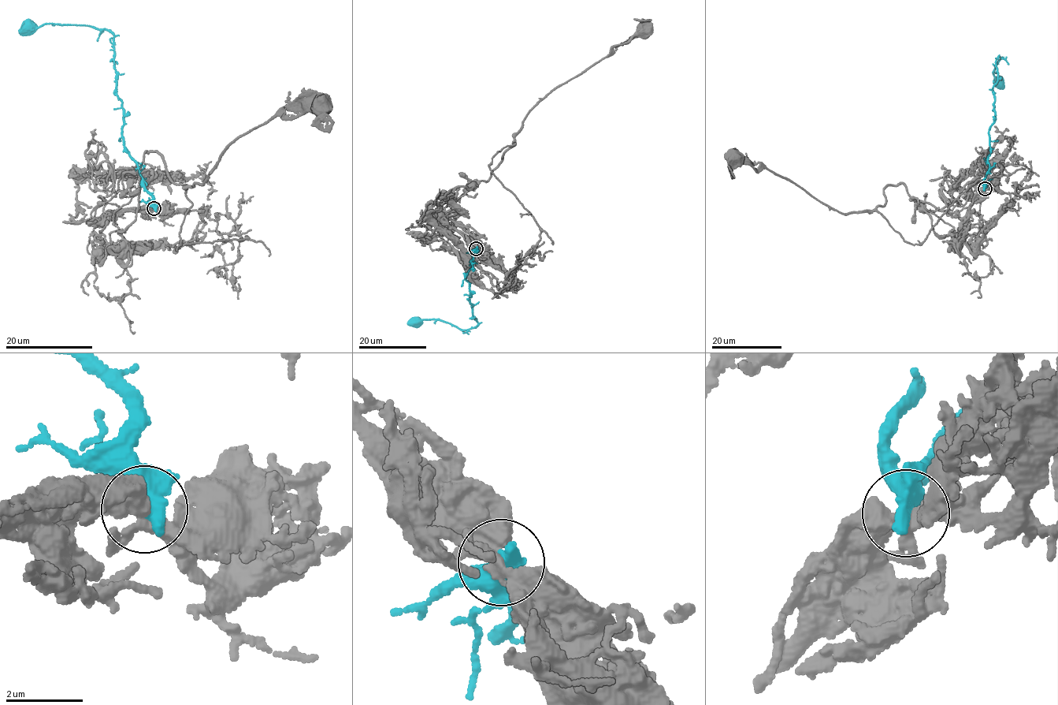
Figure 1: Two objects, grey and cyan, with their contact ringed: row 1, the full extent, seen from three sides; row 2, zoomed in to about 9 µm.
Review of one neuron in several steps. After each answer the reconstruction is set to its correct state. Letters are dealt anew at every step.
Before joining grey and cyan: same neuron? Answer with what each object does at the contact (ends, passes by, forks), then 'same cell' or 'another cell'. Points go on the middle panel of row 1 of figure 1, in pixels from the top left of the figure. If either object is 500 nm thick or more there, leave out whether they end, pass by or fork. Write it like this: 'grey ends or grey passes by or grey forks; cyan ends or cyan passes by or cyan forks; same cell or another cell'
another cell

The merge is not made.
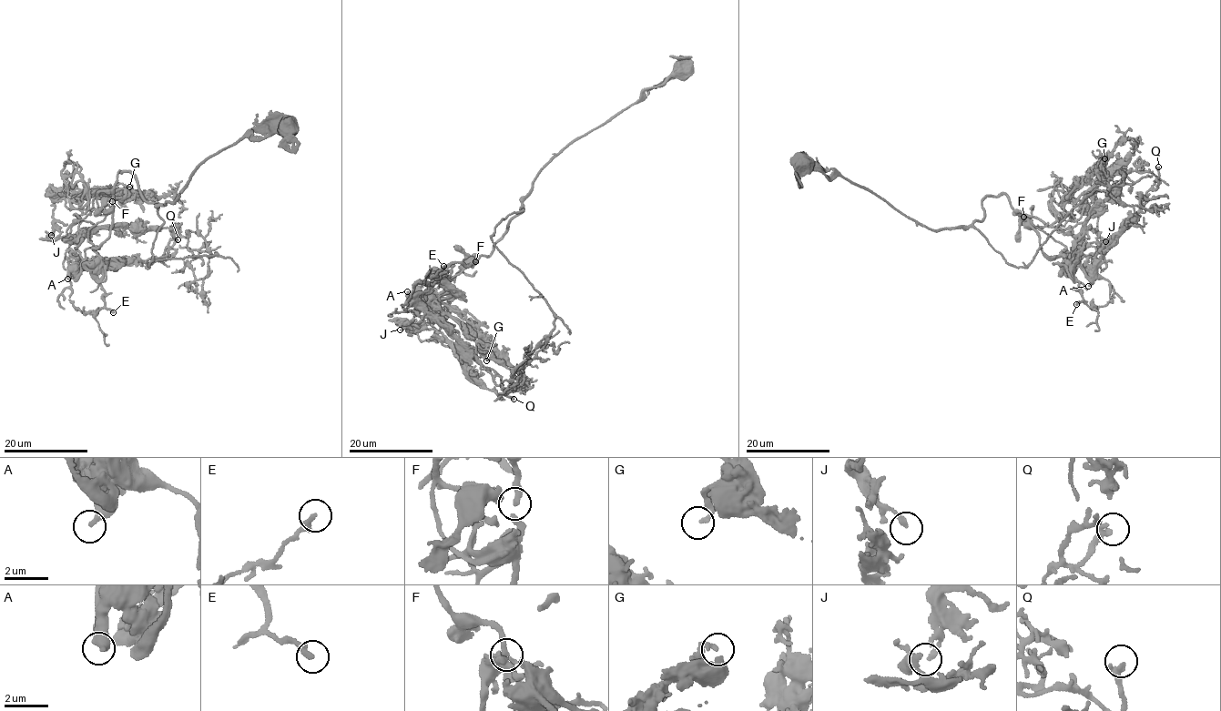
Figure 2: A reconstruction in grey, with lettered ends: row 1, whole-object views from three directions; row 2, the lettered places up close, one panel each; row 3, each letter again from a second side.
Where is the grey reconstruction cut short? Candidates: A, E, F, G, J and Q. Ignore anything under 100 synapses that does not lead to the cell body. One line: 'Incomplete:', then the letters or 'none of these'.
Incomplete: F

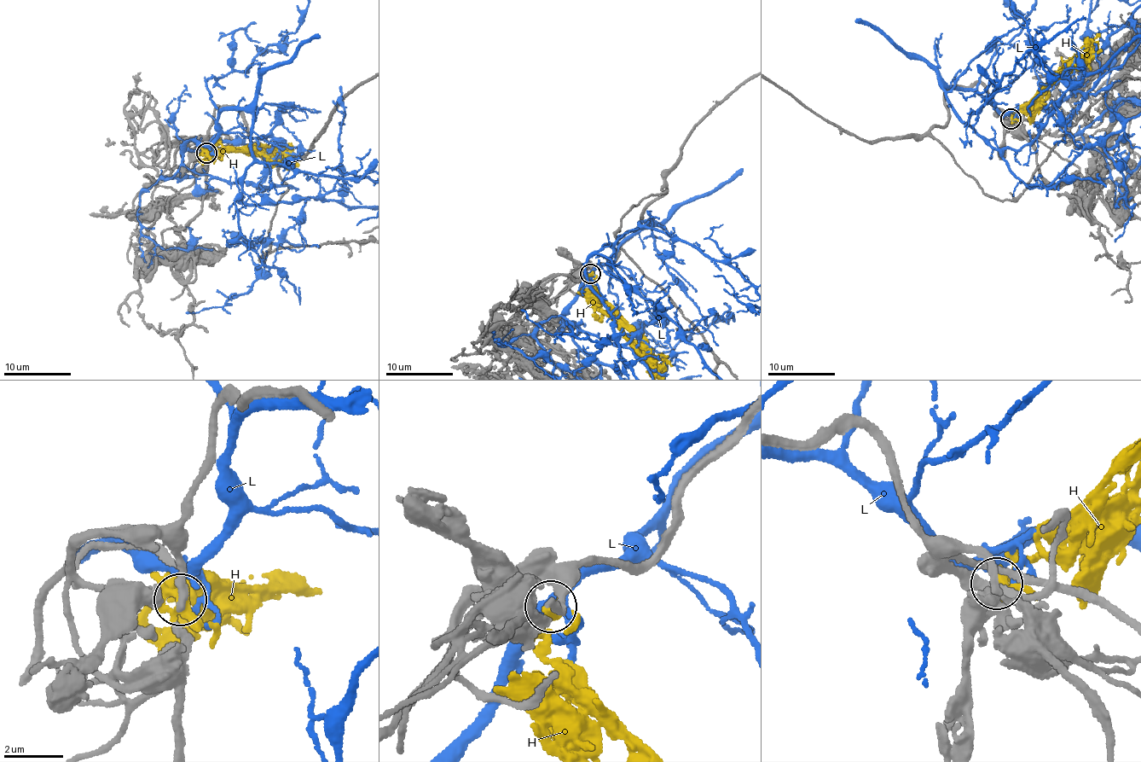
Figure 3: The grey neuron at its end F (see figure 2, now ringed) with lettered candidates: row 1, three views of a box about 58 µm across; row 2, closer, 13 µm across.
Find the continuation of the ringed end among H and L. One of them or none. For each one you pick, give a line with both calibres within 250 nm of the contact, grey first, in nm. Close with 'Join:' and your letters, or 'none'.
H: Thickness 200 nm (grey) against 260 nm
Join: H

